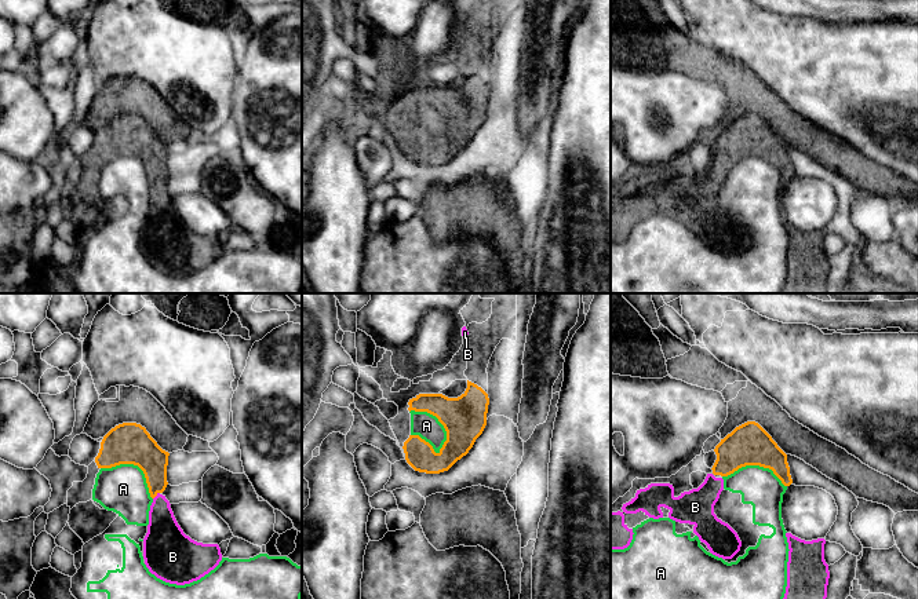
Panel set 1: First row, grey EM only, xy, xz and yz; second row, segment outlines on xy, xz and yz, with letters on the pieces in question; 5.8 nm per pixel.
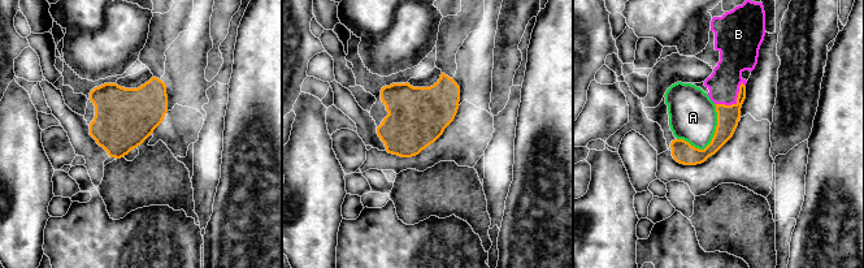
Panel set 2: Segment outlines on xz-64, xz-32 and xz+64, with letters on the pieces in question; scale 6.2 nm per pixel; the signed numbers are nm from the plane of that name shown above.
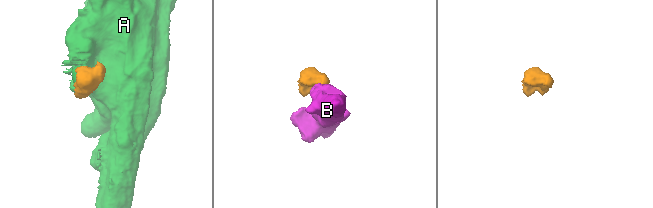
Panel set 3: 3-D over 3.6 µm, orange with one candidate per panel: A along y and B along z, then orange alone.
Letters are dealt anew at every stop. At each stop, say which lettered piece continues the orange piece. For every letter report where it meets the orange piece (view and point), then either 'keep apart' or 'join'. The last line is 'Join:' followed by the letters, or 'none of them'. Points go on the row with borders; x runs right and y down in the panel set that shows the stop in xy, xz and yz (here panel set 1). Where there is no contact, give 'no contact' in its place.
A: contact xz (440, 422); keep apart
B: contact xy (156, 495); join
Join: B

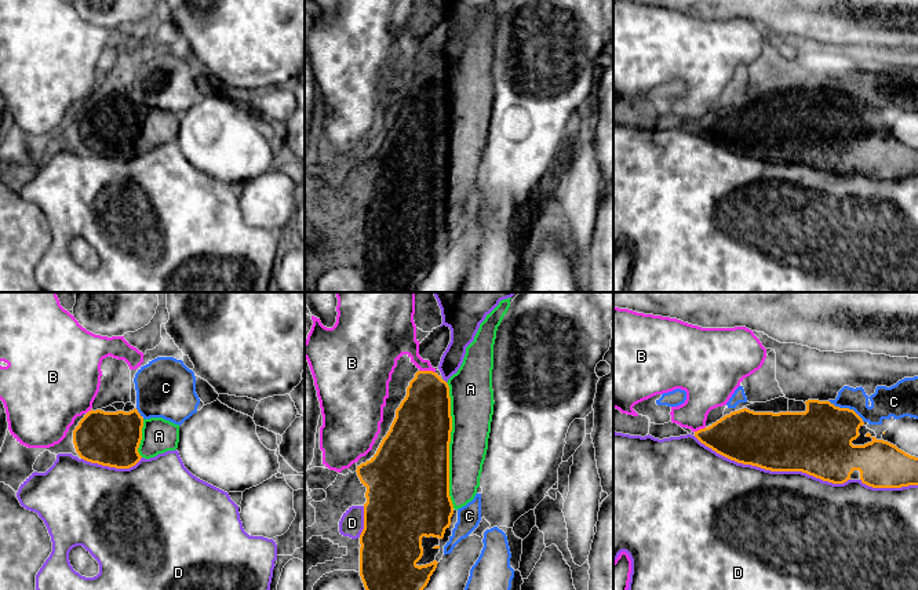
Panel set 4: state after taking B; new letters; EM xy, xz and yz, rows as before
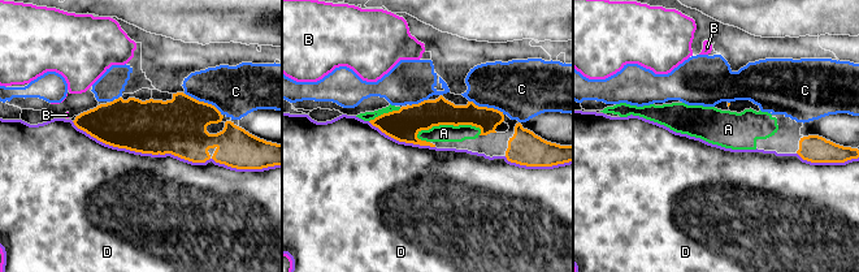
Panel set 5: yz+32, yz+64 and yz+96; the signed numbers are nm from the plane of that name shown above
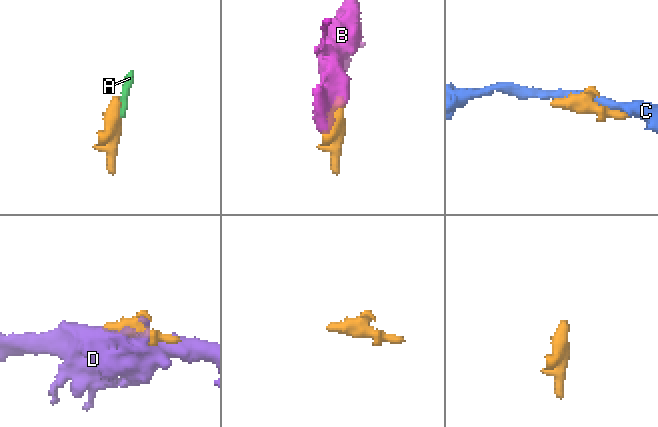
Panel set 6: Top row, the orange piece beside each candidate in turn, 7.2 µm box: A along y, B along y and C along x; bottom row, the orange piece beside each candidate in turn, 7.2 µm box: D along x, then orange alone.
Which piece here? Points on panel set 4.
A: contact xz (448, 445); join
B: contact xz (427, 371); keep apart
C: contact yz (847, 408); keep apart
D: contact yz (772, 470); keep apart
Join: A

